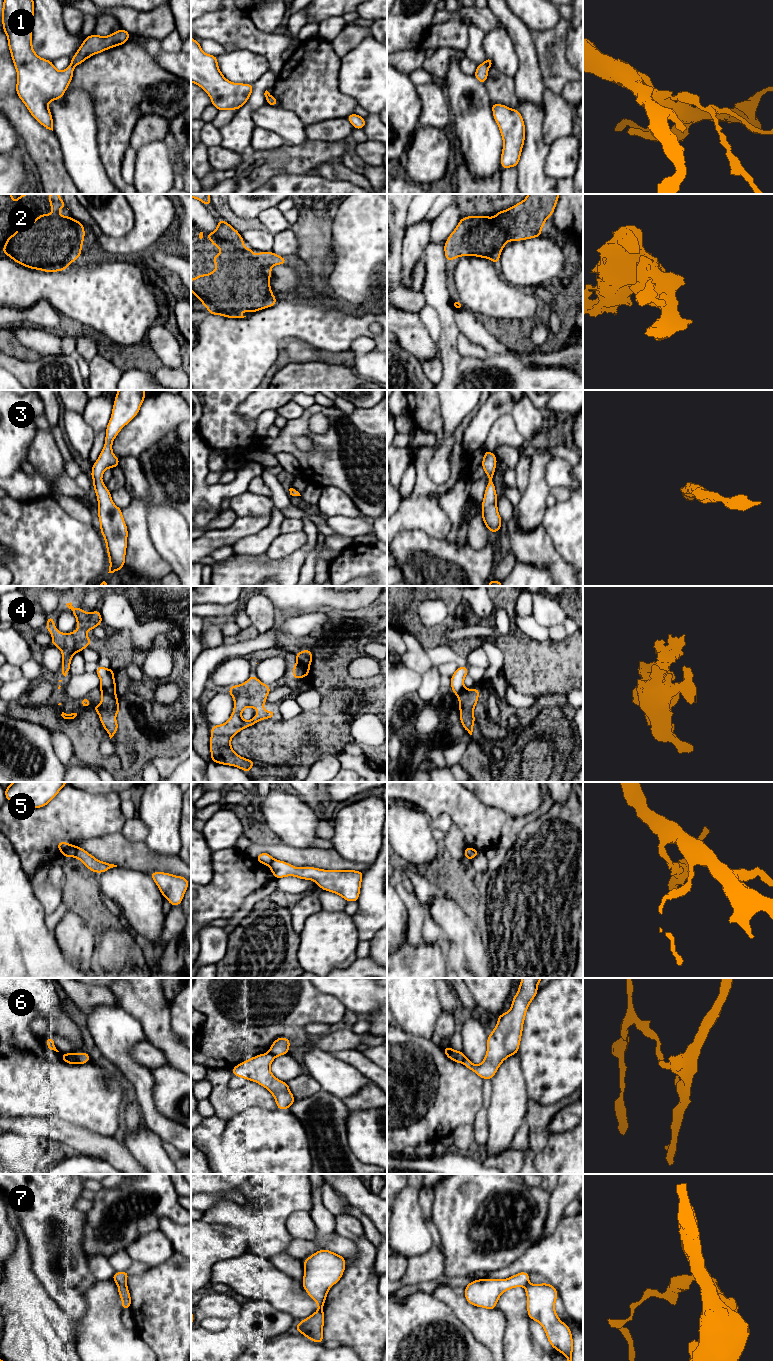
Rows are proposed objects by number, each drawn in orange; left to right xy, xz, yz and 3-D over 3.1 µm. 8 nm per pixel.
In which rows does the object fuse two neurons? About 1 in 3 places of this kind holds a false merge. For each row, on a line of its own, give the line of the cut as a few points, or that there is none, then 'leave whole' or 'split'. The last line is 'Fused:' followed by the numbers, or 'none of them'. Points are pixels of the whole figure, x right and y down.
1: cut in xy along (71, 63), (74, 66); split
2: no cut; leave whole
3: no cut; leave whole
4: cut in xy along (101, 690), (115, 695); split
5: cut in xy along (77, 847), (75, 857); split
6: cut in xy along (73, 1054), (78, 1063); split
7: cut in xy along (125, 1284), (118, 1286); split
Fused: 1, 4, 5, 6, 7

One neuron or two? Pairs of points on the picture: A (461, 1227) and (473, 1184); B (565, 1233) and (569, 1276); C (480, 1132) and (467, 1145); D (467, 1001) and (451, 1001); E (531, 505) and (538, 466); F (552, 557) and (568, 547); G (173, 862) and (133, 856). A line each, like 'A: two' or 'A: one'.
A: one
B: one
C: one
D: two
E: one
F: two
G: one

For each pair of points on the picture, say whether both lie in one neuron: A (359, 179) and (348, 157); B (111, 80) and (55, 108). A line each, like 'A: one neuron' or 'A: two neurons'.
A: two neurons
B: two neurons

